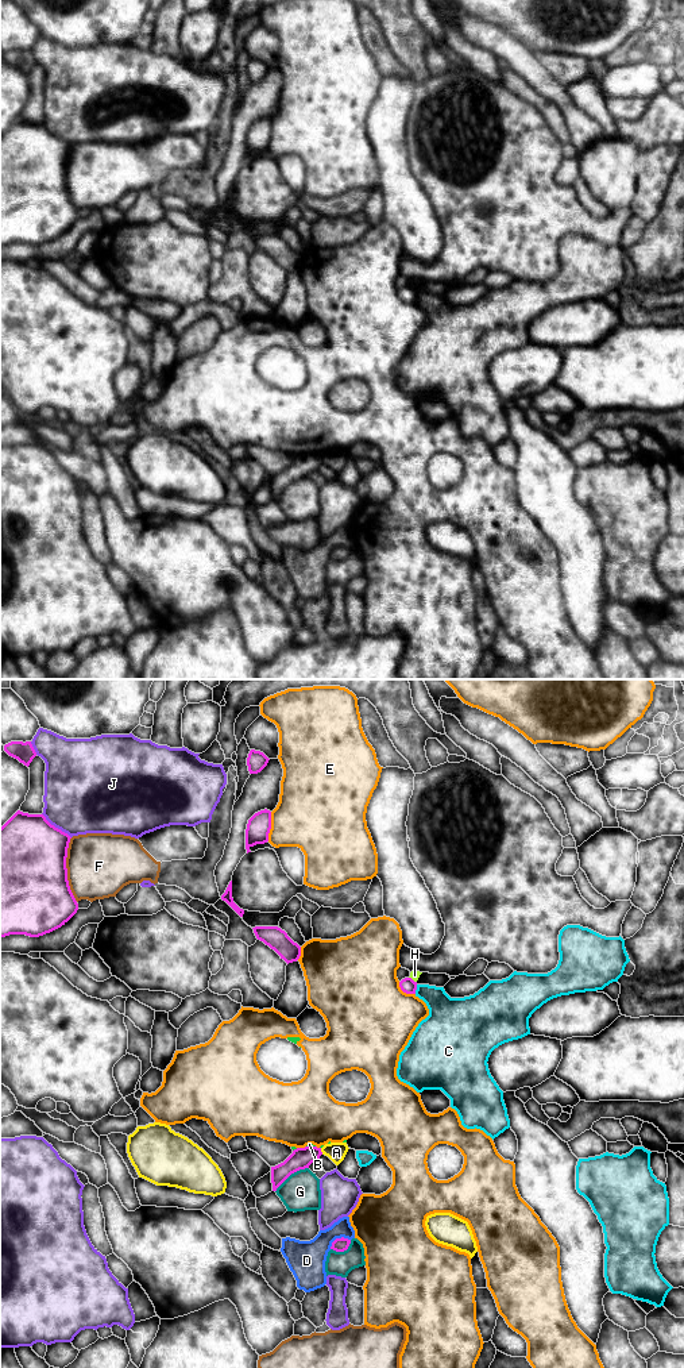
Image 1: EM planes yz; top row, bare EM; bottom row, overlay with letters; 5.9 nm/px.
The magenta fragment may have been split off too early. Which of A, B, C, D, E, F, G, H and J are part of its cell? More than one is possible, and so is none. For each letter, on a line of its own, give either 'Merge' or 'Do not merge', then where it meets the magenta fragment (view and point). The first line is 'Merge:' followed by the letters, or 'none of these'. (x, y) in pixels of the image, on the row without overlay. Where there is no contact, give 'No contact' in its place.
Merge: none of these
A: Do not merge. Touches magenta at yz (320, 459)
B: Do not merge. Touches magenta at yz (310, 455)
C: Do not merge. Touches magenta at yz (416, 297)
D: Do not merge. Touches magenta at yz (337, 547)
E: Do not merge. Touches magenta at yz (270, 135)
F: Do not merge. Touches magenta at yz (66, 178)
G: Do not merge. Touches magenta at yz (290, 482)
H: Do not merge. Touches magenta at yz (412, 288)
J: Do not merge. Touches magenta at yz (54, 135)

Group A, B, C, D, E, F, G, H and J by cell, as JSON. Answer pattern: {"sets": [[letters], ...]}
{"sets": [["A"], ["B", "E"], ["C"], ["D"], ["F"], ["G"], ["H"], ["J"]]}

